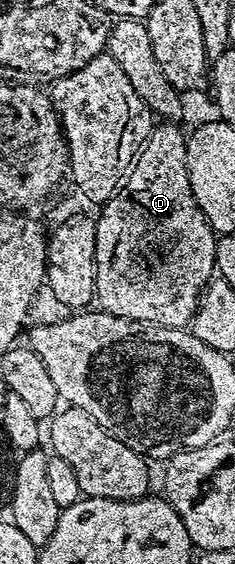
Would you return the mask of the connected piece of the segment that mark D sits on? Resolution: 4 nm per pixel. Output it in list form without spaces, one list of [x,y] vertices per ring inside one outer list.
[[[163,122],[152,127],[151,136],[143,151],[139,154],[134,168],[131,169],[131,176],[123,189],[106,204],[102,205],[100,216],[95,220],[96,226],[96,290],[97,304],[102,311],[120,316],[126,320],[139,320],[142,324],[160,324],[166,328],[187,328],[191,319],[194,318],[199,308],[199,300],[203,297],[213,277],[216,275],[215,266],[215,241],[217,233],[211,229],[210,222],[205,218],[203,211],[197,206],[197,198],[193,198],[193,186],[189,182],[187,173],[187,136],[179,129],[180,125],[175,122]]]

